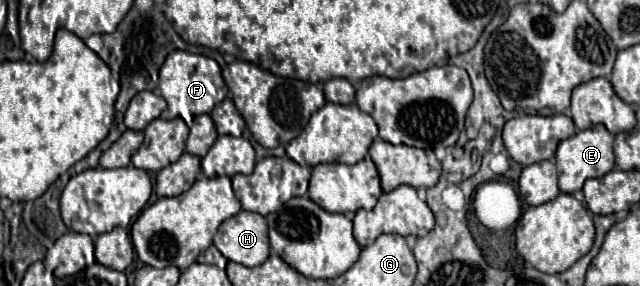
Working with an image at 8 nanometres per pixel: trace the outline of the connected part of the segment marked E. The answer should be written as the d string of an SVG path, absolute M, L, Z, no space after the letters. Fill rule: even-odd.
M594 126L588 130L580 130L574 136L562 140L556 150L556 168L558 168L558 186L562 192L574 194L582 190L582 184L588 178L600 178L608 174L614 164L614 152L612 152L614 136L606 130L606 126Z

